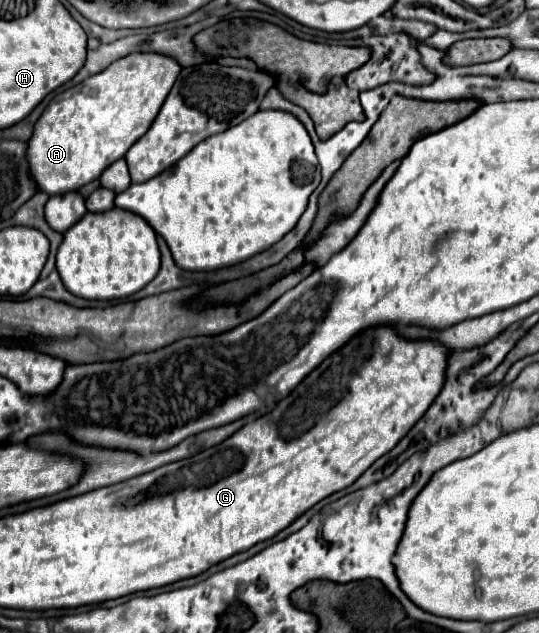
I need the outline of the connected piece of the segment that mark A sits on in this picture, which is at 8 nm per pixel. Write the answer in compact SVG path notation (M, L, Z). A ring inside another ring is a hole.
M154 52L128 54L100 74L56 94L34 124L34 134L28 140L26 156L36 188L48 196L58 196L98 180L150 128L178 74L180 64L174 58Z

